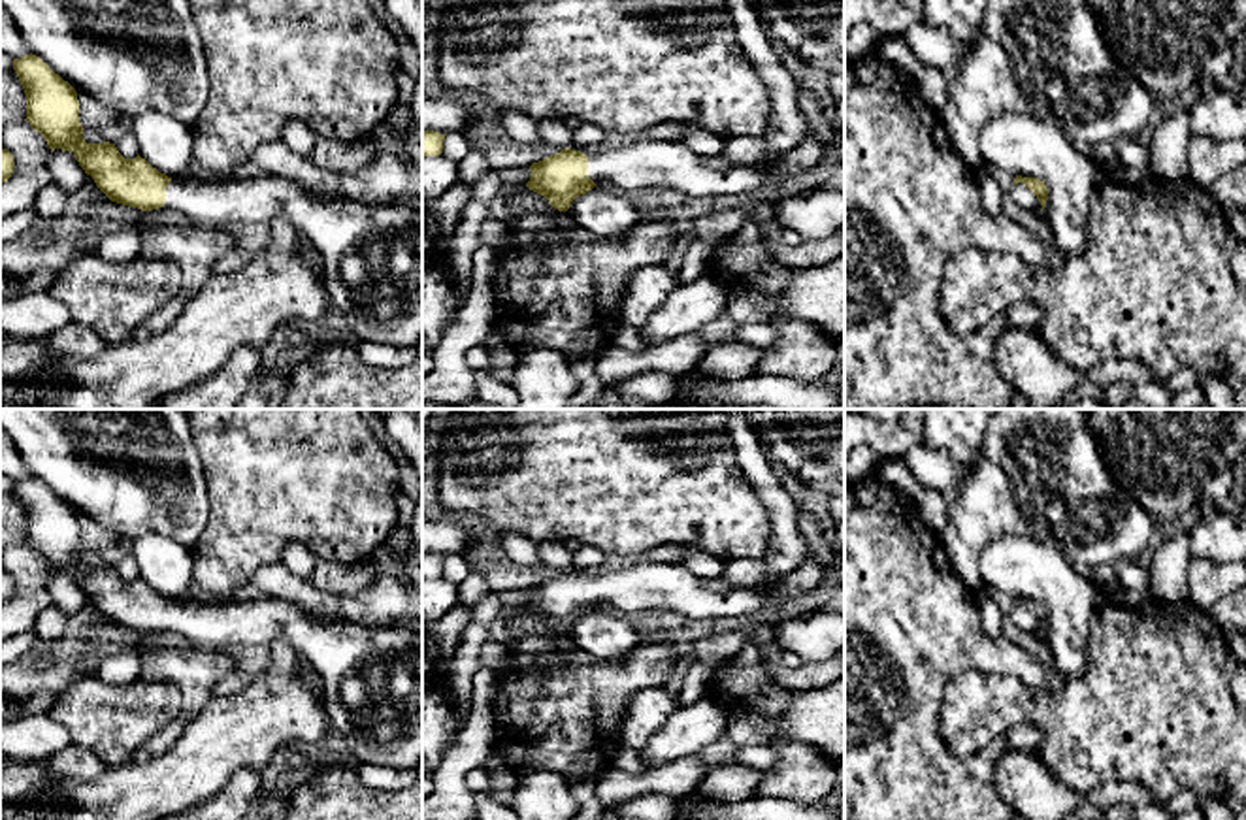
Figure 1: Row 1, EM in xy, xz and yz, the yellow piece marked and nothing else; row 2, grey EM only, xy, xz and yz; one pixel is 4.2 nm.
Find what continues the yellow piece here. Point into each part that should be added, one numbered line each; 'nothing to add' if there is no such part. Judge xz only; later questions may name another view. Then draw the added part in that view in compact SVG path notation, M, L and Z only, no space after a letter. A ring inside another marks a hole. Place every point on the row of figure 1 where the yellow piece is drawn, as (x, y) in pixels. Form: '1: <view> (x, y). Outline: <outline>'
1: xz (660, 163). Outline: M726 0L737 38L771 90L771 121L763 134L767 155L758 164L735 164L720 156L696 155L680 141L641 141L588 156L588 177L596 185L615 185L624 192L645 187L669 187L686 196L730 196L782 183L767 168L790 156L803 143L829 143L844 153L844 126L837 124L829 139L809 134L797 107L799 81L779 60L754 6L748 0Z

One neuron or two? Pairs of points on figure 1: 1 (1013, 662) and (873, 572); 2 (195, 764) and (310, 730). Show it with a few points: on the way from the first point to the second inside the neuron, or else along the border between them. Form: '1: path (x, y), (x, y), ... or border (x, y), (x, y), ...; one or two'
1: path (979, 651), (960, 636), (943, 636), (907, 606); one
2: path (223, 738), (244, 730), (281, 730); one

